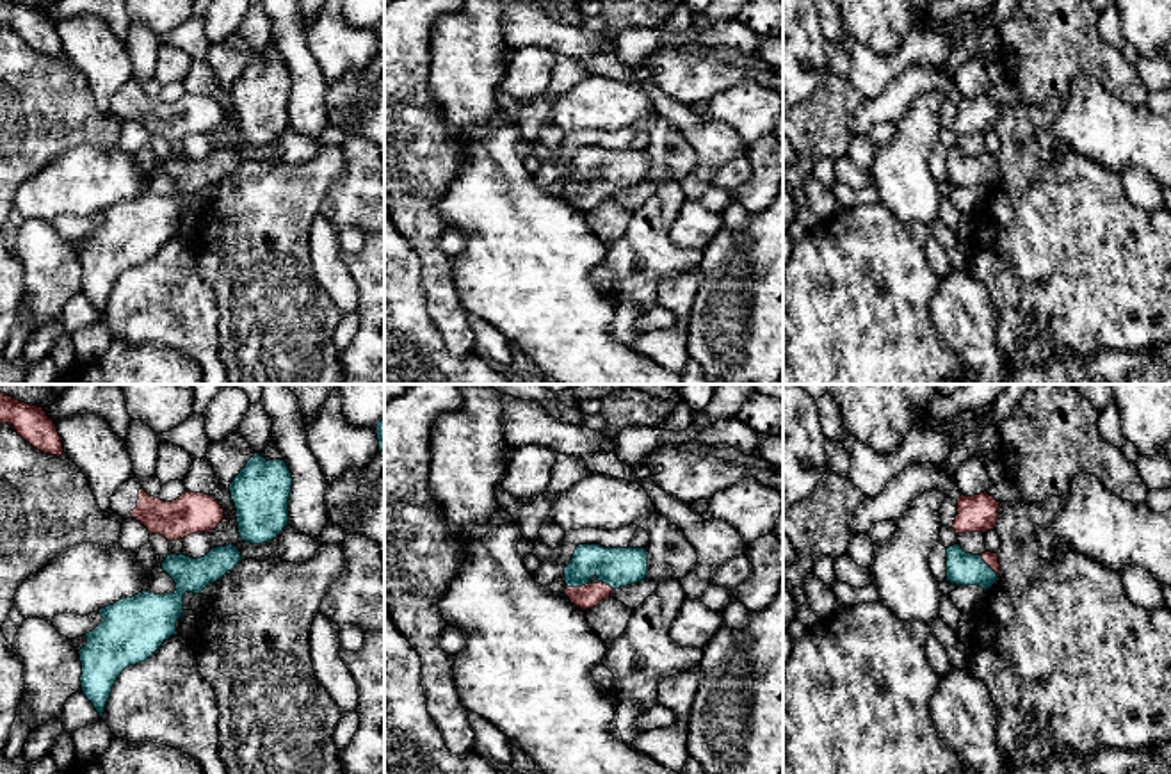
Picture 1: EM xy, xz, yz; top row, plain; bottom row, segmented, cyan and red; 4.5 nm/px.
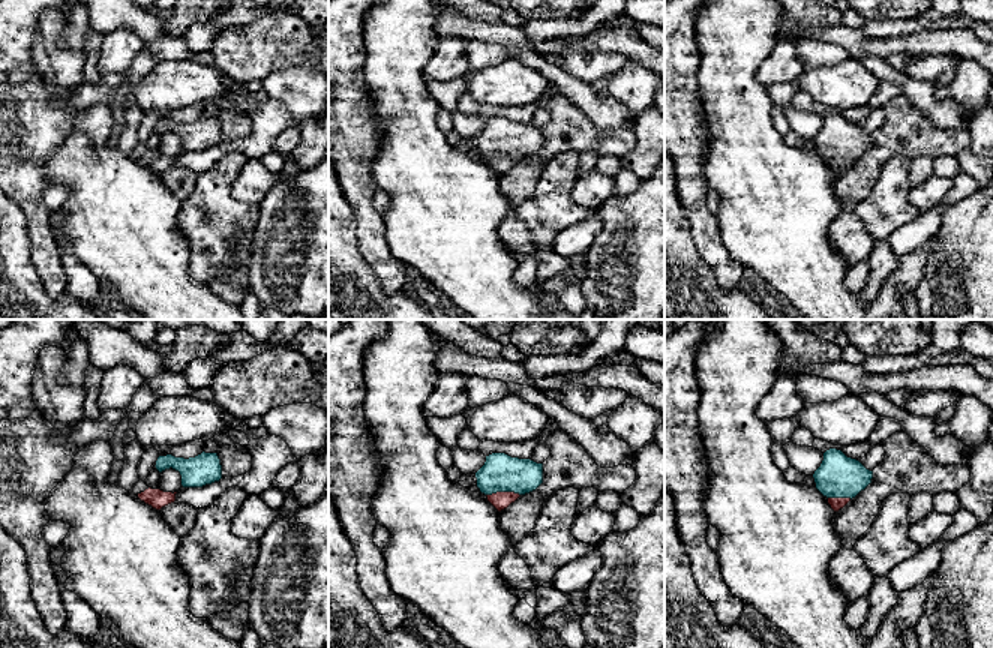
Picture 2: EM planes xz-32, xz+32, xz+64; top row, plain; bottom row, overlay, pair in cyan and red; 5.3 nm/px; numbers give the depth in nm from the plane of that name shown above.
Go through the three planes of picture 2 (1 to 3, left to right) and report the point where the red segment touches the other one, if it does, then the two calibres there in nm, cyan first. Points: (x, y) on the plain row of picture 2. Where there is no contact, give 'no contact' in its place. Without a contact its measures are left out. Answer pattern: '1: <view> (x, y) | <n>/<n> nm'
1: no contact
2: xz+32 (503, 155) | 200/100 nm
3: xz+64 (840, 161) | 220/70 nm

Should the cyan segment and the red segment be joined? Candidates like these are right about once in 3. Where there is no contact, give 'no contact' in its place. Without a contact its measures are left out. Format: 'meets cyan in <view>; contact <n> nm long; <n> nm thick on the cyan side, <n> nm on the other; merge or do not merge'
meets cyan in xz; contact 110 nm long; 180 nm thick on the cyan side, 110 nm on the other; merge

